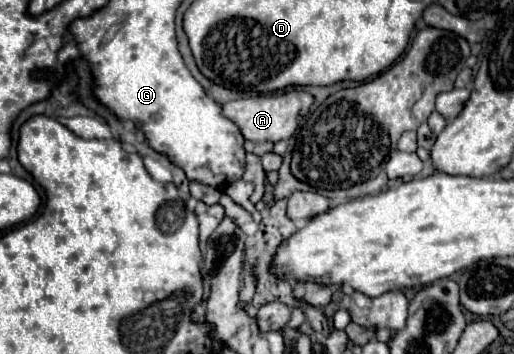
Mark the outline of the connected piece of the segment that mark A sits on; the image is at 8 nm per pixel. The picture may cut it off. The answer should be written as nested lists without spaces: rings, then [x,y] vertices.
[[[291,89],[285,93],[271,93],[271,95],[257,95],[257,97],[229,101],[223,105],[223,115],[241,129],[241,133],[247,141],[277,143],[281,139],[289,139],[297,131],[299,121],[301,121],[301,117],[307,115],[311,103],[313,103],[313,97],[309,93]]]

